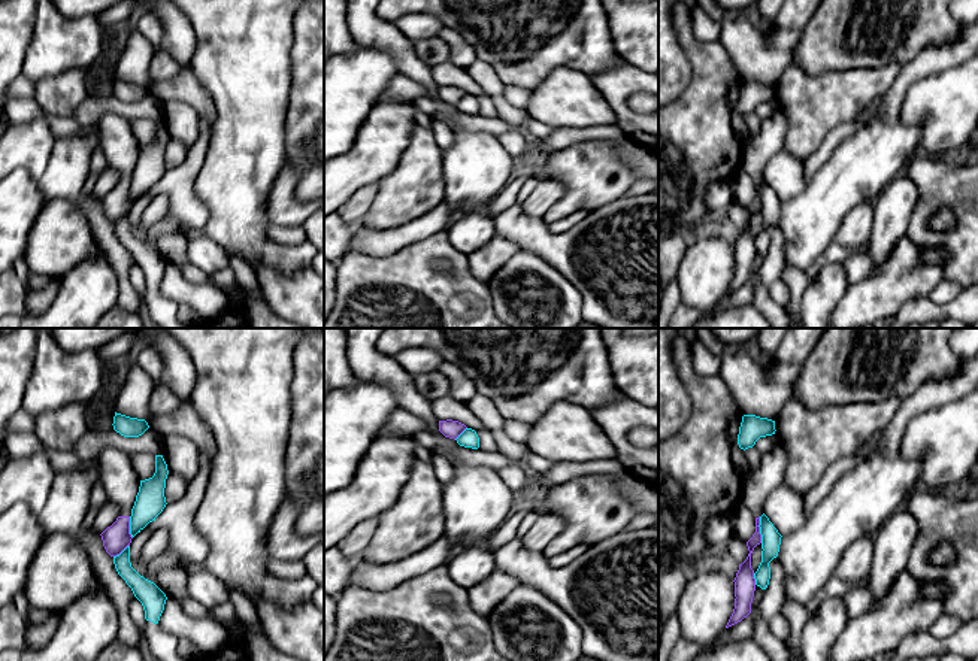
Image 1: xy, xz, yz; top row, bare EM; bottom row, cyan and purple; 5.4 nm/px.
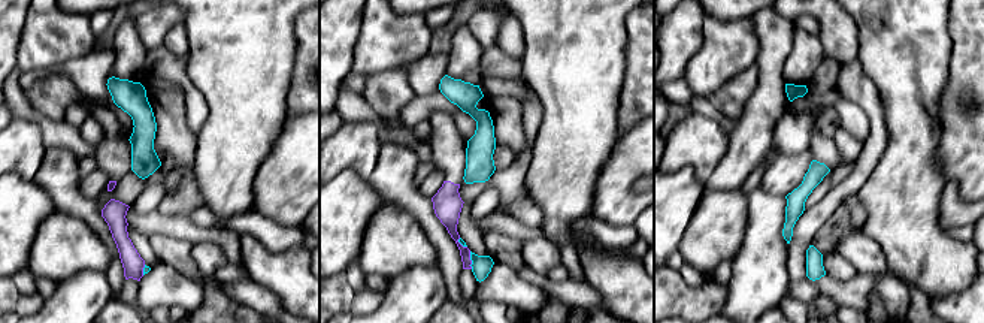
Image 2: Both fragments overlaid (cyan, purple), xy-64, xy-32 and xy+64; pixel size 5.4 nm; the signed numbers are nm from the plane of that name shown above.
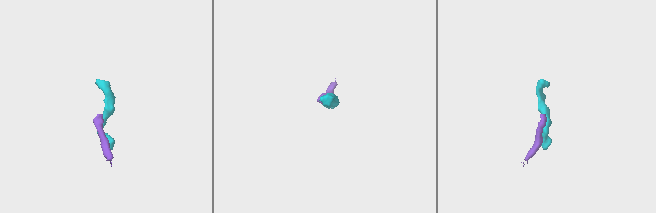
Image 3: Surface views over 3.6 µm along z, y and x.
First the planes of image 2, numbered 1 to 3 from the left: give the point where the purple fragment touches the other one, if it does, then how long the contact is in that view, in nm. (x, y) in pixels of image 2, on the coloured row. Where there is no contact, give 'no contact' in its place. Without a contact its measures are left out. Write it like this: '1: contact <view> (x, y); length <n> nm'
1: contact xy-64 (144, 269); length 60 nm
2: contact xy-32 (471, 259); length 100 nm
3: no contact

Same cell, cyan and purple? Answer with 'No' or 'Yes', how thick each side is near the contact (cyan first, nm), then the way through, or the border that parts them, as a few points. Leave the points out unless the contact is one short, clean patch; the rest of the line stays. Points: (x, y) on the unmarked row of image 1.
No. Thickness 110 nm (cyan) against 90 nm. Boundary: yz (759, 182), (762, 208)

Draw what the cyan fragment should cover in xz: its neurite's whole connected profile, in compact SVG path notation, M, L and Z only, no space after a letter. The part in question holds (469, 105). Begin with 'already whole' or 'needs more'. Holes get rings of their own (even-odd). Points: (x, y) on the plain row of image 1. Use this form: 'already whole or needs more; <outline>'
already whole; M466 94L457 104L457 109L464 113L478 115L479 103L475 95Z

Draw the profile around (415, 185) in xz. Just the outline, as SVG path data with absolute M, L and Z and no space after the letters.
M415 125L397 167L379 181L360 227L388 230L426 215L443 201L443 151L432 127Z

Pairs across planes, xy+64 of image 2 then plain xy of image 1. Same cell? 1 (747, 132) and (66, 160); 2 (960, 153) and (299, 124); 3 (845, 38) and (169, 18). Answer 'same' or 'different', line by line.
1: same
2: same
3: same

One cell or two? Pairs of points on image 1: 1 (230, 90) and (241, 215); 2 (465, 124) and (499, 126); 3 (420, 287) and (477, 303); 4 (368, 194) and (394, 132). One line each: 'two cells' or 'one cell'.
1: one cell
2: one cell
3: one cell
4: two cells

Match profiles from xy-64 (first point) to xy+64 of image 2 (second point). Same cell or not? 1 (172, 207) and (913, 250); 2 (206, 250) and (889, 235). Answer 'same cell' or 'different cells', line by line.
1: different cells
2: different cells

